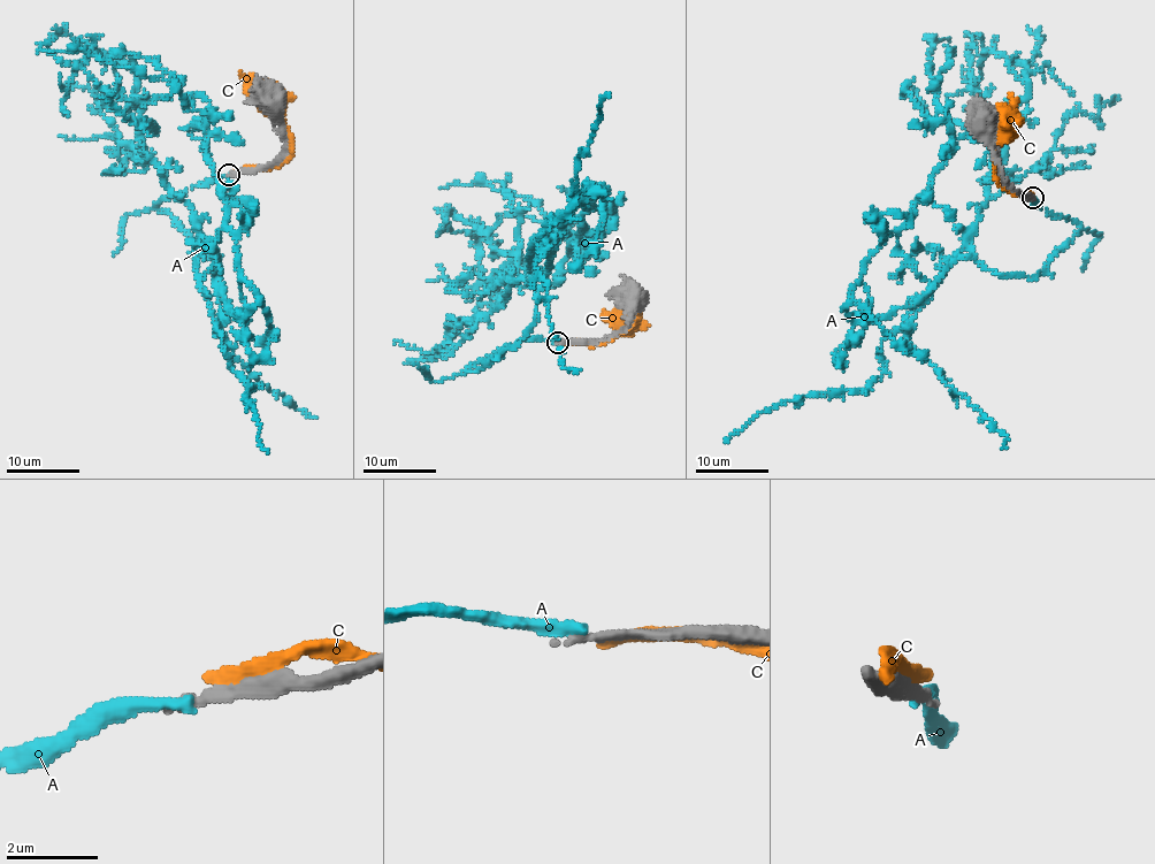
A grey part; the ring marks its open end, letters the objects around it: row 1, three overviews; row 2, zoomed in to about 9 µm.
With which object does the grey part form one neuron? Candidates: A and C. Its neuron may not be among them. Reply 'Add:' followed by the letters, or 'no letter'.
Add: no letter

